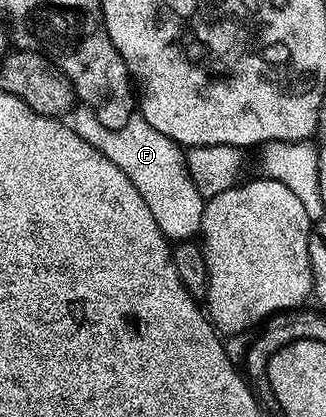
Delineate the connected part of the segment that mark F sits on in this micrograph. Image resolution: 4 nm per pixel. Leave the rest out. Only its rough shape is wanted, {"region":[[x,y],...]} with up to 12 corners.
{"region":[[92,108],[63,122],[127,173],[166,239],[200,232],[206,199],[181,144]]}

